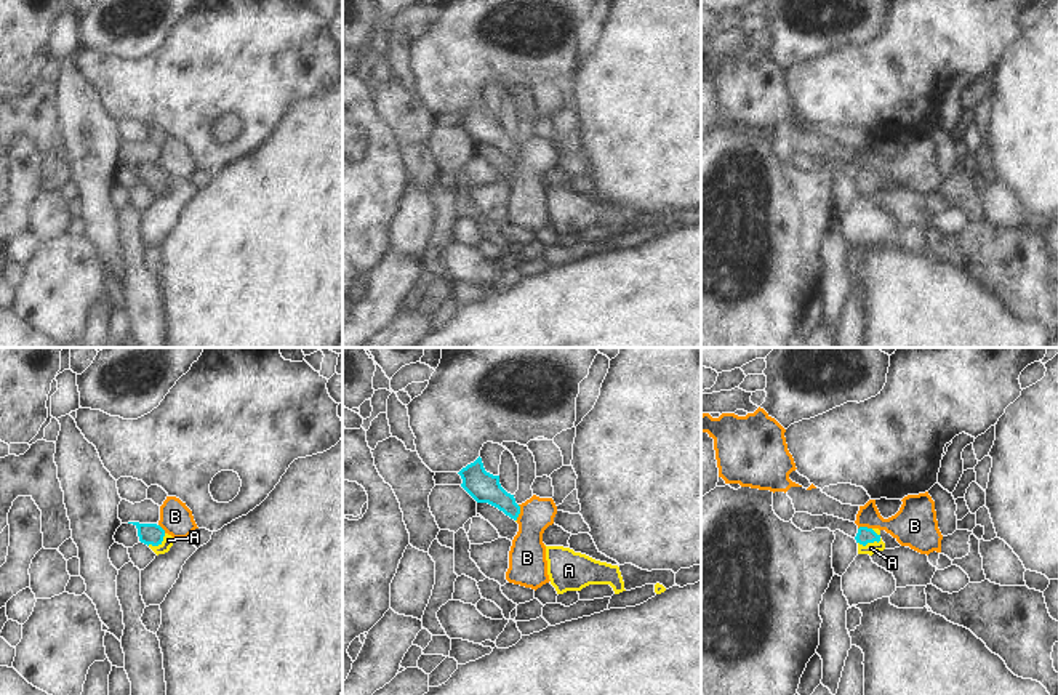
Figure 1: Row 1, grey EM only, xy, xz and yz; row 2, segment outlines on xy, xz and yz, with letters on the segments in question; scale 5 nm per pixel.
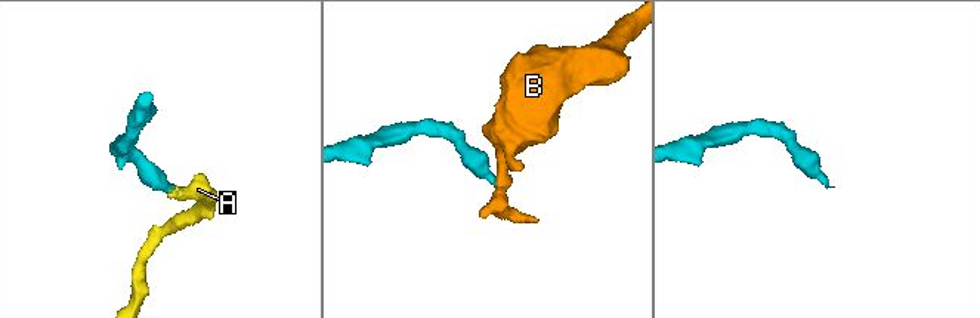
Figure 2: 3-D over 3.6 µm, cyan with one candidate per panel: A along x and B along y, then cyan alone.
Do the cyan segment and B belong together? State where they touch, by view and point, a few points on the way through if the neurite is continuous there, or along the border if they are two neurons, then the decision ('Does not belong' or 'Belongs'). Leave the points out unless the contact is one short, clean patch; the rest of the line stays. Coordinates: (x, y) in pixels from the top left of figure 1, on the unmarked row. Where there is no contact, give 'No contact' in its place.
Touches cyan at xz (519, 154). Boundary: xz (519, 146), (516, 160). Does not belong

